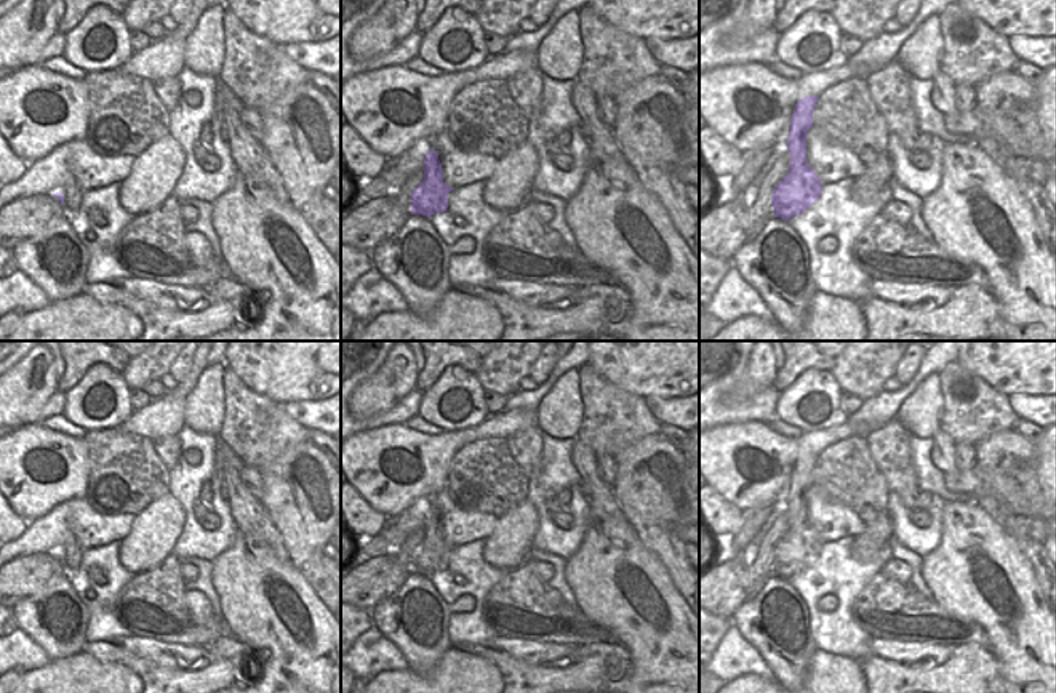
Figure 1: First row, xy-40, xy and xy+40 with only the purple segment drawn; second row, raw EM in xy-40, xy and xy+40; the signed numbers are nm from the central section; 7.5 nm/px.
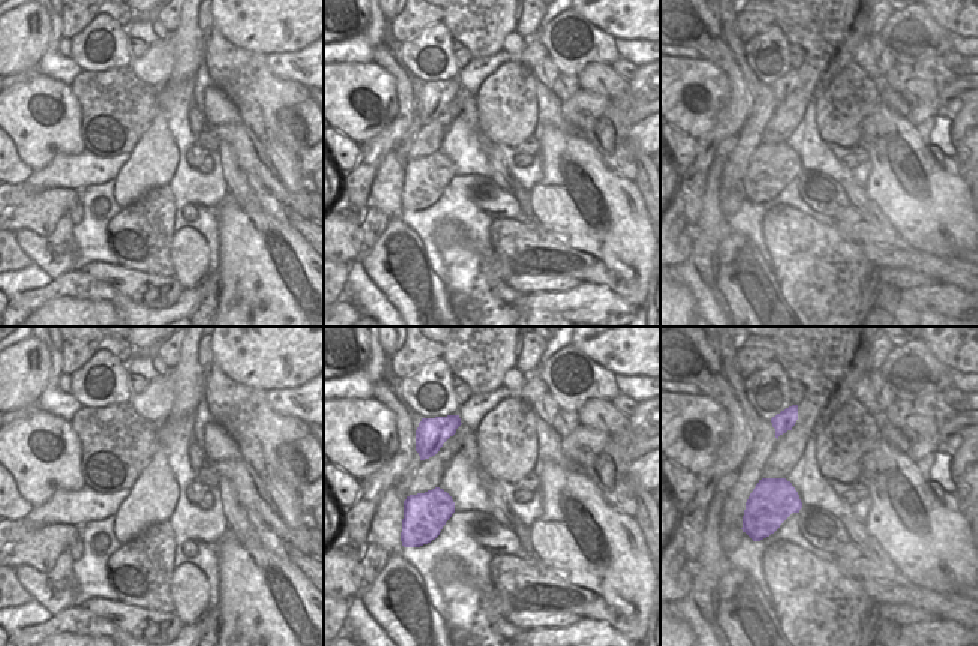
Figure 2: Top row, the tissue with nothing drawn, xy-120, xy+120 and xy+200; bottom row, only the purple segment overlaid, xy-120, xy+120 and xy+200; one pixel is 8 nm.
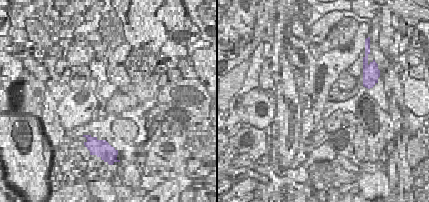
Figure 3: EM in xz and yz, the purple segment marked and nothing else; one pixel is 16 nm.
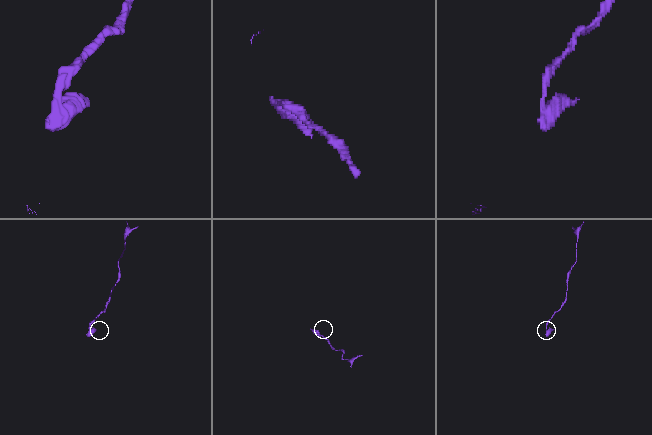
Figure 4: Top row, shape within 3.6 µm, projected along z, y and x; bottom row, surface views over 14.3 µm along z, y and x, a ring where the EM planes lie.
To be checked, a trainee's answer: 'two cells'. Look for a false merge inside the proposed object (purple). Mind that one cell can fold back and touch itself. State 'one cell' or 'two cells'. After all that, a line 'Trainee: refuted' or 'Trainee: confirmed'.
two cells
Trainee: confirmed

